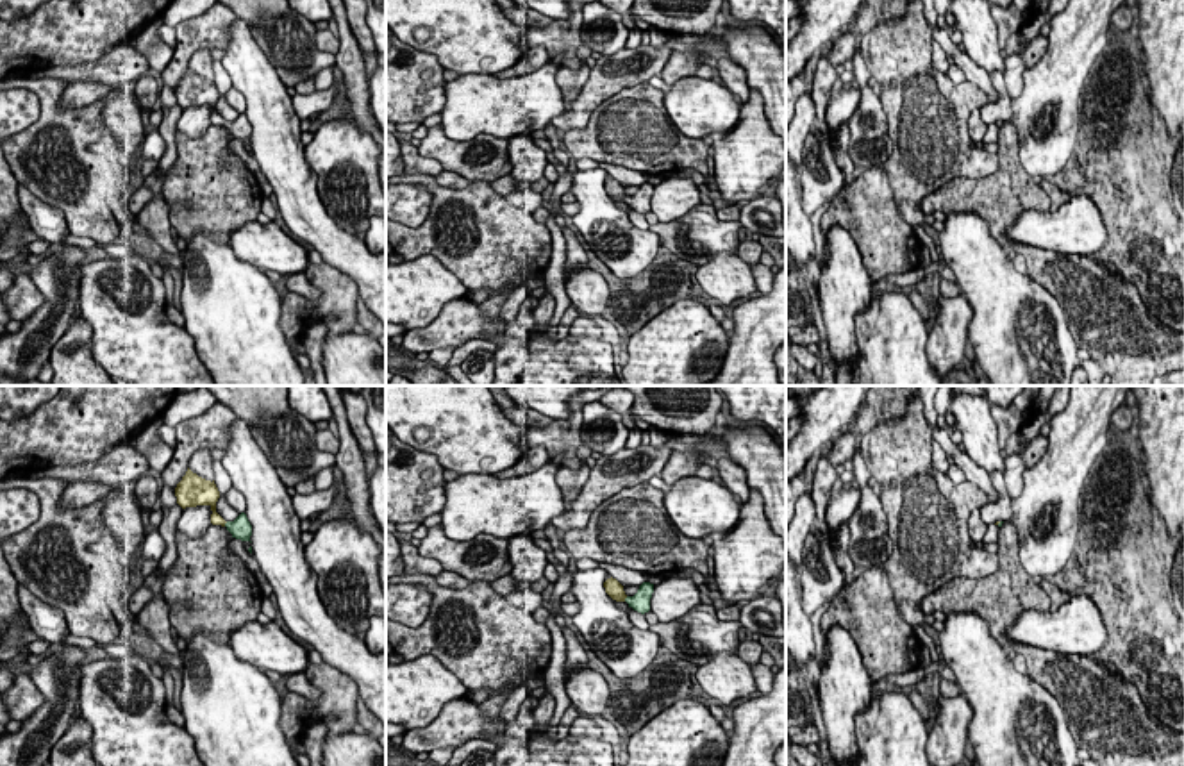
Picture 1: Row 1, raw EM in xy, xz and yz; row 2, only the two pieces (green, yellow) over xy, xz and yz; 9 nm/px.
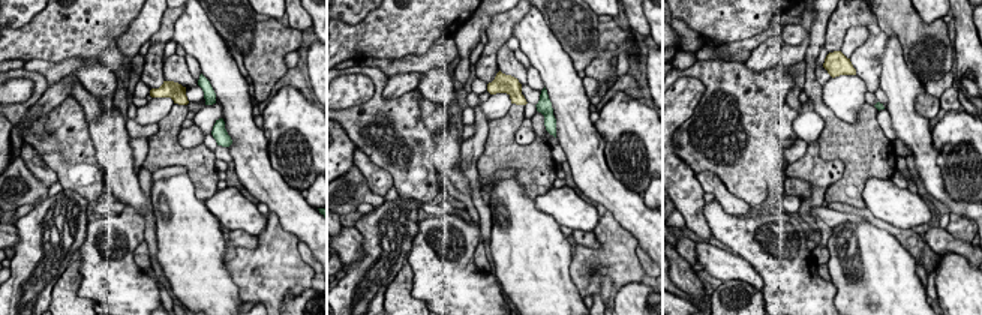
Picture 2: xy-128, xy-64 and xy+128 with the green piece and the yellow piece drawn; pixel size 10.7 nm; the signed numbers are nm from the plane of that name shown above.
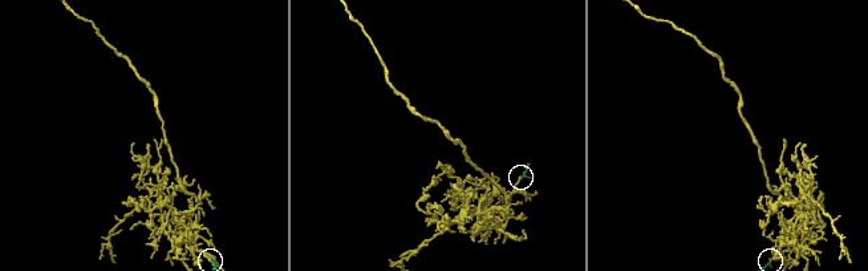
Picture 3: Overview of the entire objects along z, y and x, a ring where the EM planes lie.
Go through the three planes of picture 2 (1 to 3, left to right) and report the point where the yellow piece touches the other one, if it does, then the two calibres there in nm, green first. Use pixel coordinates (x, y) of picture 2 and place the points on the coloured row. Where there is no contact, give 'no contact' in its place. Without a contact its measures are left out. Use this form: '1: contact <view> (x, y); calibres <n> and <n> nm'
1: no contact
2: no contact
3: no contact

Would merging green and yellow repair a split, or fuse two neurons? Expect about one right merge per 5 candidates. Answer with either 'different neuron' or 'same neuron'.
same neuron

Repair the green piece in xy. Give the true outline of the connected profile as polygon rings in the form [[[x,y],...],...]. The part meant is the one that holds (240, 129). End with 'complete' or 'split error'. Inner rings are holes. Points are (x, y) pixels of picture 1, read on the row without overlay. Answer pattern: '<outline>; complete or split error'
[[[188,68],[186,75],[175,87],[175,96],[177,96],[177,104],[182,109],[196,107],[196,105],[209,105],[213,111],[213,114],[211,114],[213,125],[225,127],[236,139],[250,141],[252,125],[245,112],[241,112],[234,121],[225,121],[216,112],[216,102],[220,98],[220,91],[216,87],[214,80],[213,82],[205,80]]]; split error

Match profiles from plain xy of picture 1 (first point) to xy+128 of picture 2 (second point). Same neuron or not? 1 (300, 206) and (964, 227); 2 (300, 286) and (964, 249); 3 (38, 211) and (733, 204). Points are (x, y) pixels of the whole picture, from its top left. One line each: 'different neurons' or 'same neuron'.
1: different neurons
2: same neuron
3: same neuron

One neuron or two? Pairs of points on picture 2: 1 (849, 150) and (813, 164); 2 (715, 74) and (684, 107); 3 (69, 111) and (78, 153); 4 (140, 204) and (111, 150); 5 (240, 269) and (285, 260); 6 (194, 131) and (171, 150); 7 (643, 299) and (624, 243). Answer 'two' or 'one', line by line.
1: two
2: two
3: one
4: one
5: one
6: two
7: two

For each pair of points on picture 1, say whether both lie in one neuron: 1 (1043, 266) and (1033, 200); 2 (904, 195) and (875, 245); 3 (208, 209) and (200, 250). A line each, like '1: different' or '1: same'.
1: same
2: different
3: different

